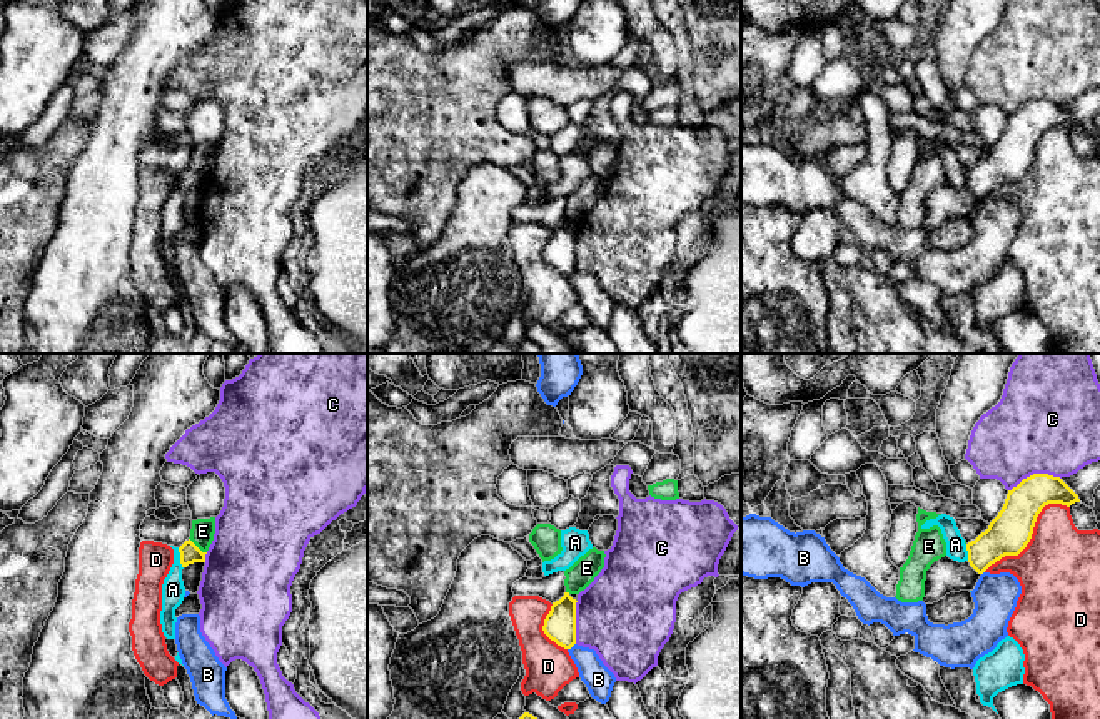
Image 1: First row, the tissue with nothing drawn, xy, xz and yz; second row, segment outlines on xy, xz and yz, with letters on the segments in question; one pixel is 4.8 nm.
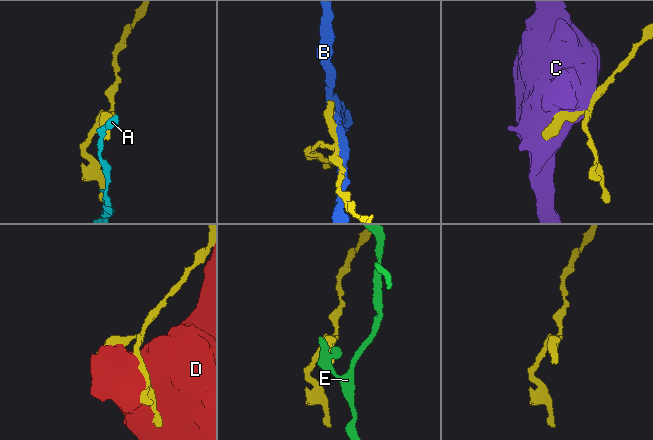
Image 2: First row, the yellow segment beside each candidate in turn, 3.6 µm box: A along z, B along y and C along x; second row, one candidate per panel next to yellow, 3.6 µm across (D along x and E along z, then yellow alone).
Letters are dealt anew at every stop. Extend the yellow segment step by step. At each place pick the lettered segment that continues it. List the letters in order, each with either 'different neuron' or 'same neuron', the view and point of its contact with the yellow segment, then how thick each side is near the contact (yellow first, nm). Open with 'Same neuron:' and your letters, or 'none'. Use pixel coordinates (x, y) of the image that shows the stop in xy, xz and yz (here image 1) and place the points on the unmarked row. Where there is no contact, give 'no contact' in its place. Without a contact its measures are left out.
Same neuron: none
A: different neuron; contact xy (181, 184); calibres 100 and 110 nm
B: different neuron; contact xz (571, 272); calibres 160 and 140 nm
C: different neuron; contact yz (1034, 100); calibres 180 and 480 nm
D: different neuron; contact yz (1030, 162); calibres 200 and 400 nm
E: different neuron; contact xy (196, 172); calibres 100 and 120 nm

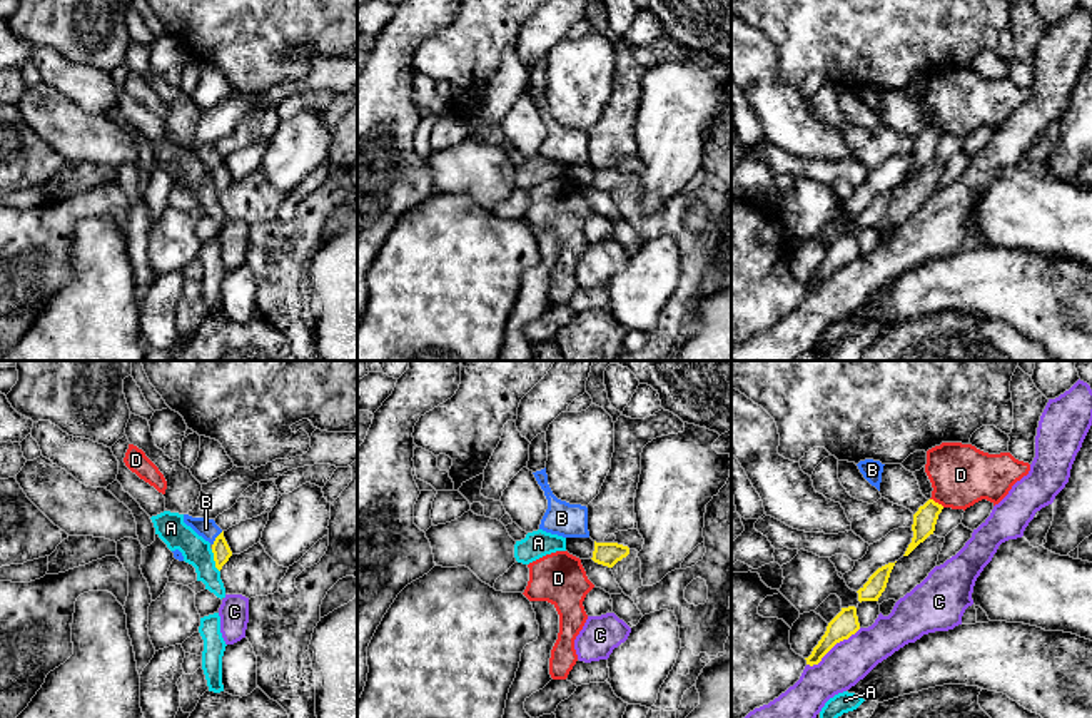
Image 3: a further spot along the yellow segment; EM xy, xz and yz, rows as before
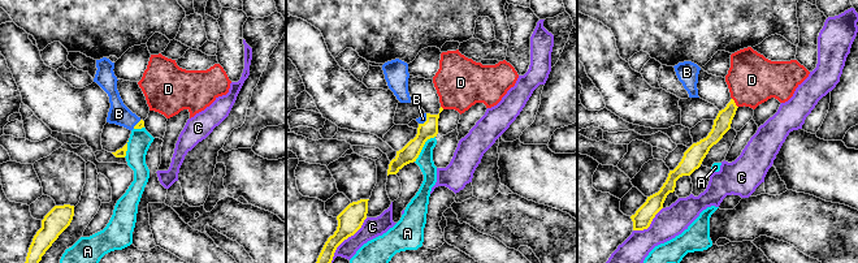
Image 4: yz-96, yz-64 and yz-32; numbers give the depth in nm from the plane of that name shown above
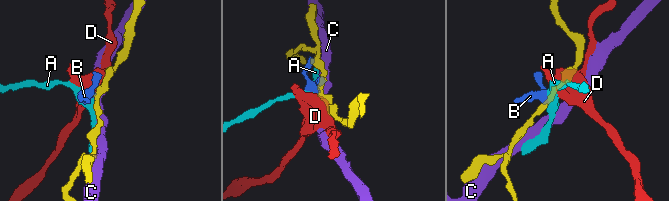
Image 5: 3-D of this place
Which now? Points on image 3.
Same neuron: B
A: different neuron; contact xy (214, 186); calibres 90 and 140 nm
B: same neuron; contact xy (216, 164); calibres 90 and 90 nm
C: different neuron; contact yz (834, 271); calibres 120 and 200 nm
D: different neuron; contact yz (937, 129); calibres 110 and 300 nm

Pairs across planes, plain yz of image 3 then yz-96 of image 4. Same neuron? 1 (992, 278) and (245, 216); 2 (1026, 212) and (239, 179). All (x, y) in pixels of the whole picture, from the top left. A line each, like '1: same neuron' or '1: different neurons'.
1: same neuron
2: same neuron

